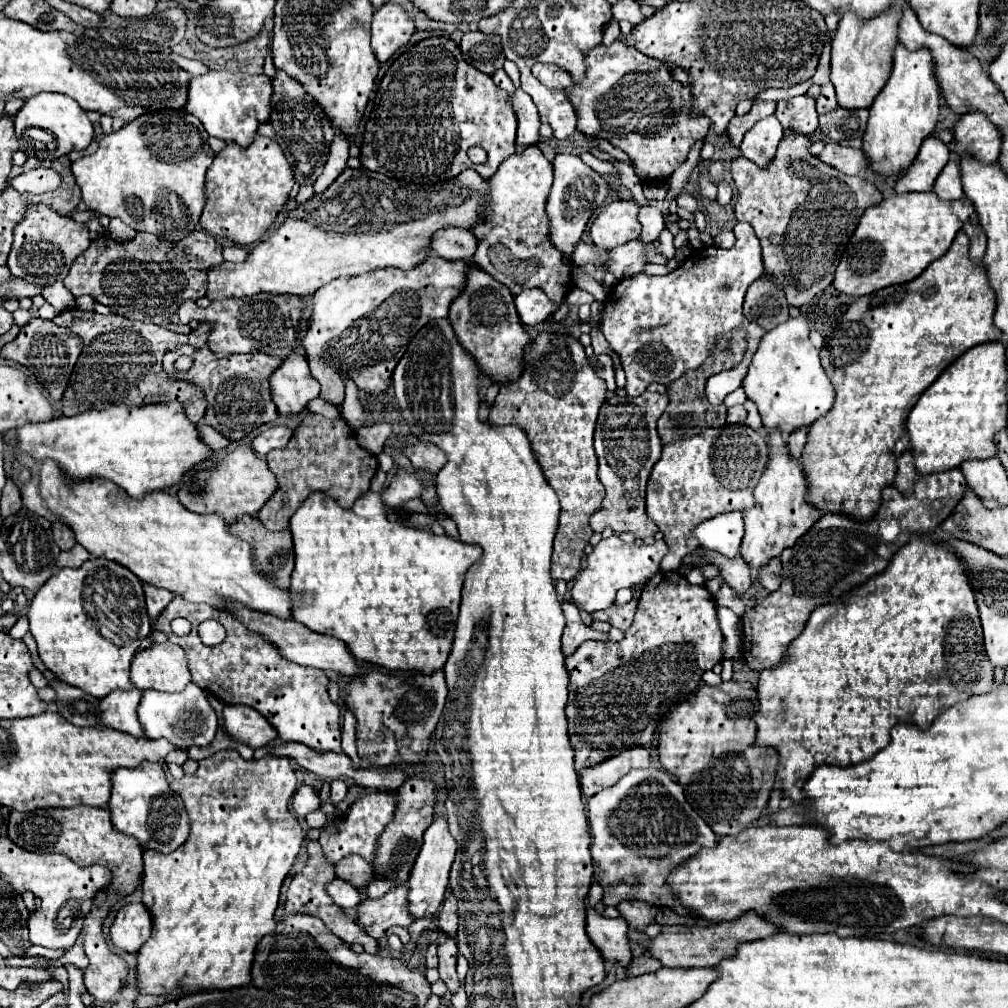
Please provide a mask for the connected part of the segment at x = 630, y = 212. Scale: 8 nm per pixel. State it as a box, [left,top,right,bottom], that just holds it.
[591,201,641,249]

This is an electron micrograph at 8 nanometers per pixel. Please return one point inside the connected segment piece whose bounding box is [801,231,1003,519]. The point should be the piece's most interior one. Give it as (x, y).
(891, 345)

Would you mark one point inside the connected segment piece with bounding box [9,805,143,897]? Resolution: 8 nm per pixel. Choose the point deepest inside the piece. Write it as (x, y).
(86, 834)

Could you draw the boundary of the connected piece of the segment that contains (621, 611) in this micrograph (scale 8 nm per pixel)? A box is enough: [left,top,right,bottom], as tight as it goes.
[591,597,637,631]

